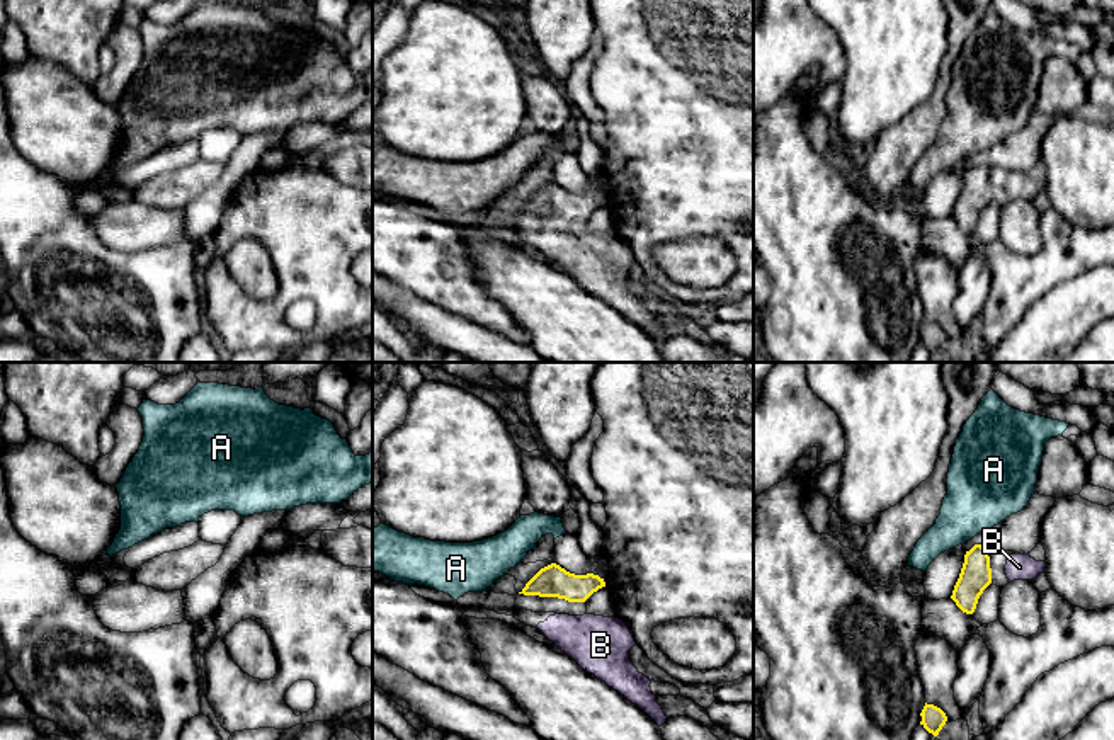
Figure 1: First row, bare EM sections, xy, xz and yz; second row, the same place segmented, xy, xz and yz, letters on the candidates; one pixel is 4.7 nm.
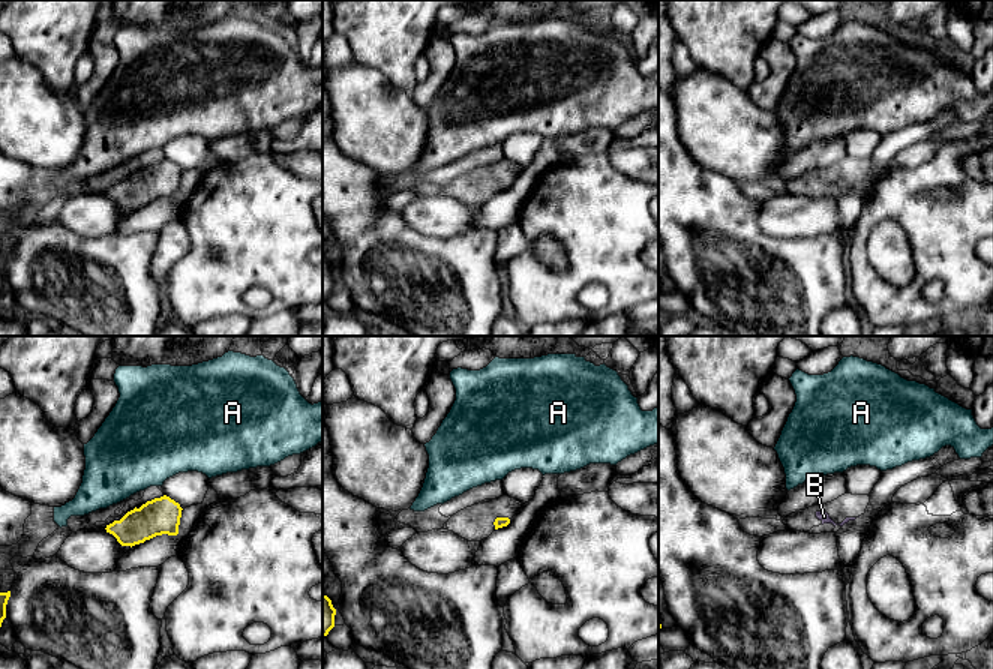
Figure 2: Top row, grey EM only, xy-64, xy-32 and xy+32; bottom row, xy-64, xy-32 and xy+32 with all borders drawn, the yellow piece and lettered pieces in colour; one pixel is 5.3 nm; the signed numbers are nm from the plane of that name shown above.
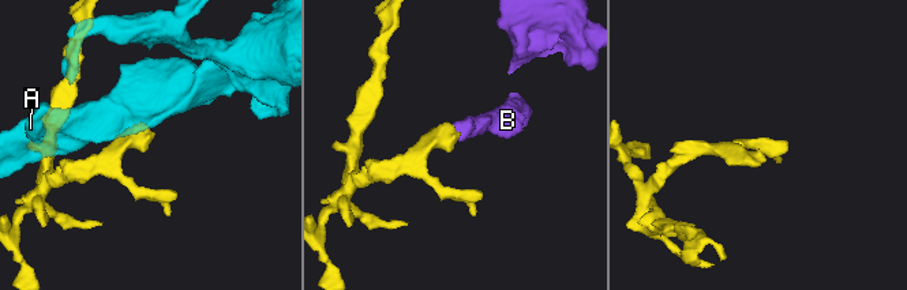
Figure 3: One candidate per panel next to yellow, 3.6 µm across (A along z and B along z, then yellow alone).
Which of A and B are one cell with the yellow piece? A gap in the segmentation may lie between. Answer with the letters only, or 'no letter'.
B

